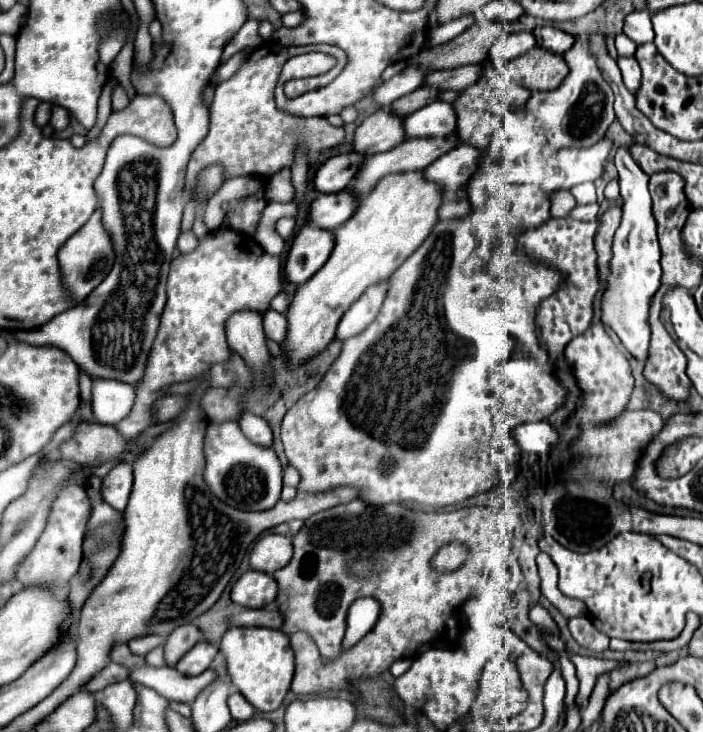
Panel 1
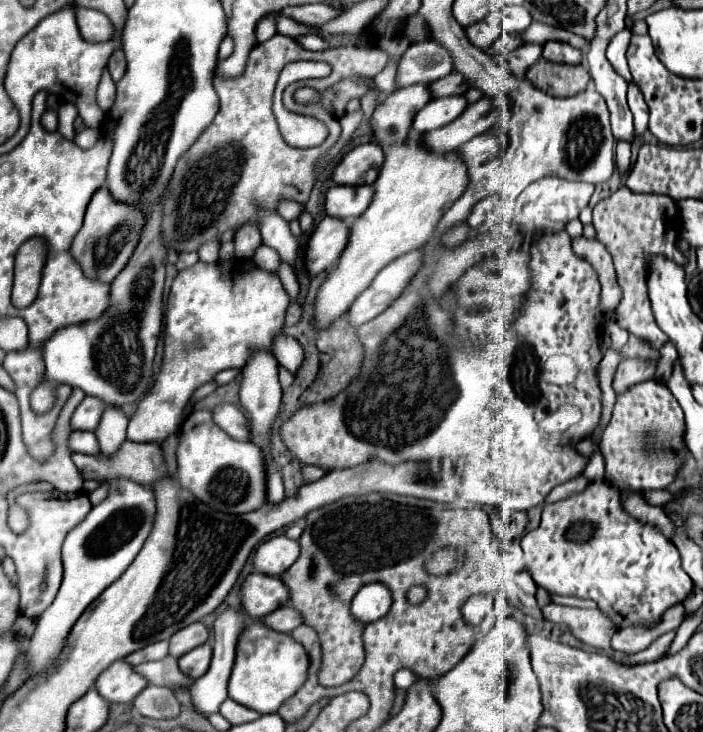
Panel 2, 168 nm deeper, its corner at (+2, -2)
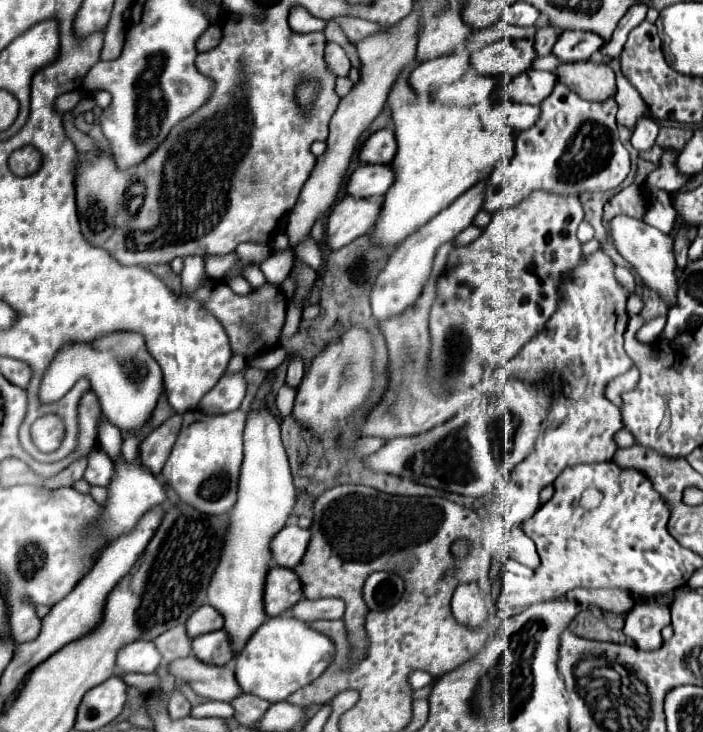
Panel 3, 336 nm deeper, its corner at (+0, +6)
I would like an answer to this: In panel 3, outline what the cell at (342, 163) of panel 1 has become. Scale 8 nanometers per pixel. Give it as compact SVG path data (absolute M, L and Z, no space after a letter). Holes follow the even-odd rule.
M391 130L375 132L361 150L361 162L365 164L391 164L397 154L397 140Z

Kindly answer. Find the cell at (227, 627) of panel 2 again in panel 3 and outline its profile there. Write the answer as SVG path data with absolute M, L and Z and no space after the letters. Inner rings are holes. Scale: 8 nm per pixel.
M253 410L245 426L245 458L239 474L239 496L229 512L229 528L221 548L219 564L207 586L207 600L225 618L225 630L231 636L233 650L239 652L251 634L267 620L263 612L263 584L271 570L271 540L291 516L295 506L295 486L281 444L279 422L267 410Z

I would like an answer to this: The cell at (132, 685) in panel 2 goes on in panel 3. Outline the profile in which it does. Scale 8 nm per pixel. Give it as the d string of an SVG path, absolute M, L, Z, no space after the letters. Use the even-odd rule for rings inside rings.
M139 640L135 644L127 644L117 654L117 672L119 676L123 672L143 672L151 674L161 664L161 654L155 648L155 642Z

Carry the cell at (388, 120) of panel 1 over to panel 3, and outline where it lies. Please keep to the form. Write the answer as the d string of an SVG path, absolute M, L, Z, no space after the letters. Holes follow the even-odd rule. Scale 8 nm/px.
M459 50L447 56L439 56L427 62L421 62L409 78L409 84L415 92L421 94L429 94L429 92L437 92L443 84L451 84L455 80L459 80L467 68L471 66L469 62L469 52L467 50Z

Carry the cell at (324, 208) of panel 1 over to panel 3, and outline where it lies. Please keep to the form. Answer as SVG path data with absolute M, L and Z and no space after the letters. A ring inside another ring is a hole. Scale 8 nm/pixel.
M361 164L347 184L347 194L371 198L383 196L395 182L393 168L389 164Z

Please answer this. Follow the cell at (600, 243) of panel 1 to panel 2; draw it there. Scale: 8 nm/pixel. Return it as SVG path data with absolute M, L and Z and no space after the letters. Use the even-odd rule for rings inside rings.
M621 186L615 194L595 204L593 226L595 238L613 256L617 284L621 288L621 304L615 308L617 324L639 340L649 342L651 348L661 350L669 338L655 324L645 278L649 276L649 256L669 256L669 260L677 260L681 266L687 264L687 256L675 248L681 236L675 200L665 194L635 194L627 186Z

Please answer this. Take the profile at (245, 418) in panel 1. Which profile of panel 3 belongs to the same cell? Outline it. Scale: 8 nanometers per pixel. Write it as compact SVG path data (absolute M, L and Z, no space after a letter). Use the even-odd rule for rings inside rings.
M243 372L223 374L219 382L201 398L199 412L207 414L227 414L241 406L245 398L245 378Z

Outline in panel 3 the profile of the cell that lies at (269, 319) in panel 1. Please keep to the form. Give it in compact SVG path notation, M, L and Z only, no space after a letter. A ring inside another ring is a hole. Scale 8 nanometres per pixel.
M293 358L289 360L289 368L287 368L287 380L285 384L291 386L291 388L297 388L303 380L303 374L305 374L305 364L299 360L299 358Z

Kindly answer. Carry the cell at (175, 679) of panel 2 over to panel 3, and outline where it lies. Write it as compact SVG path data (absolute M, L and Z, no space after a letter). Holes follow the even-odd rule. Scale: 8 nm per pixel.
M195 656L181 658L169 664L171 674L177 680L189 682L189 686L199 694L209 700L221 700L221 702L231 702L235 696L241 694L241 688L235 680L233 664L225 666L209 666L197 660Z

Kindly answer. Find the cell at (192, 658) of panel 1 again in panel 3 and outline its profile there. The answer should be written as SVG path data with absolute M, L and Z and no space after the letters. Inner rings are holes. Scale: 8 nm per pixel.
M223 630L207 632L203 636L193 638L193 654L215 666L223 666L235 658L235 652L231 648L231 638Z

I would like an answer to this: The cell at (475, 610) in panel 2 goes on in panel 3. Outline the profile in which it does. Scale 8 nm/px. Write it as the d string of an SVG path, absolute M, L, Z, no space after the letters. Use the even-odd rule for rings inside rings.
M469 582L455 588L451 598L451 610L455 620L459 620L467 628L479 628L487 620L487 606L485 594L479 584Z

